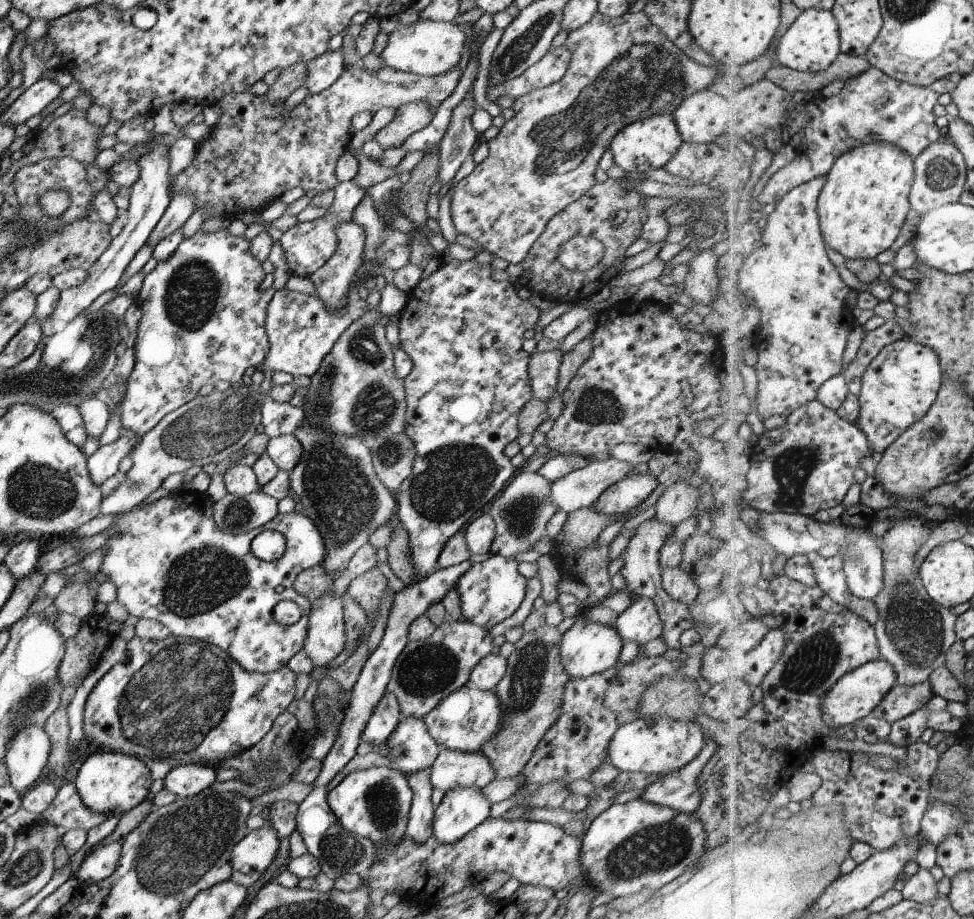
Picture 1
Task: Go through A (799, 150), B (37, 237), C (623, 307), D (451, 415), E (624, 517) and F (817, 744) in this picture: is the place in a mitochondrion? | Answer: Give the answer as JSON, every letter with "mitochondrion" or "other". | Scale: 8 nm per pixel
{"A":"other","B":"other","C":"other","D":"other","E":"other","F":"other"}

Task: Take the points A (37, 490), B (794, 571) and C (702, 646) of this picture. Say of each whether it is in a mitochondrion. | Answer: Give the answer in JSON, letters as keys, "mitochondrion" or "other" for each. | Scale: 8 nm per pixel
{"A":"mitochondrion","B":"other","C":"other"}

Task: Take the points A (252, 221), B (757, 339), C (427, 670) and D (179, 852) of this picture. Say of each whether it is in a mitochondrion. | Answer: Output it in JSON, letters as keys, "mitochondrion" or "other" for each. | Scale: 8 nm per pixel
{"A":"other","B":"other","C":"mitochondrion","D":"mitochondrion"}

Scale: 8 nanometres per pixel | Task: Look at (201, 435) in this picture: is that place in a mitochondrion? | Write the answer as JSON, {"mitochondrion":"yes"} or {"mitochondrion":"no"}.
{"mitochondrion":"yes"}

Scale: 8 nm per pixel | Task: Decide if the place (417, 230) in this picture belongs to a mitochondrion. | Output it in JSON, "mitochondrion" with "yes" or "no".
{"mitochondrion":"no"}

